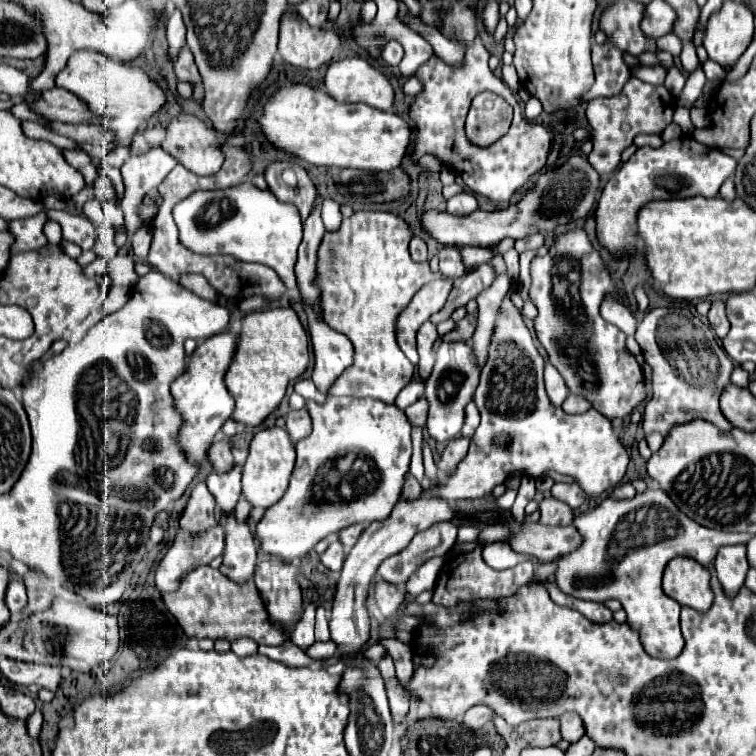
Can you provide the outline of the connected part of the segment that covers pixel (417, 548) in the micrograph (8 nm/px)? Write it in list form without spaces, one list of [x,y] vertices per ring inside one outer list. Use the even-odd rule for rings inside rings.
[[[437,522],[431,528],[417,532],[403,552],[391,556],[381,564],[377,574],[389,584],[403,584],[427,560],[435,556],[445,556],[455,542],[457,526],[453,522]]]

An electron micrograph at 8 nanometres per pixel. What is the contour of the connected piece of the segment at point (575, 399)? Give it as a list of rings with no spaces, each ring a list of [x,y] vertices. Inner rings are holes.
[[[569,394],[561,406],[567,414],[577,414],[577,412],[587,412],[591,408],[591,404],[583,398],[583,396],[577,396],[577,394]]]

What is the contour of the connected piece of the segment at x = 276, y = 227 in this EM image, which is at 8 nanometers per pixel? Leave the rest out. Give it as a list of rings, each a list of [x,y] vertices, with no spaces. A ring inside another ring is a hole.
[[[251,182],[225,190],[199,190],[181,200],[173,210],[181,242],[197,254],[233,254],[243,262],[259,262],[273,268],[289,290],[299,294],[295,278],[297,248],[303,228],[299,210],[293,204],[281,202],[271,190],[259,190]]]

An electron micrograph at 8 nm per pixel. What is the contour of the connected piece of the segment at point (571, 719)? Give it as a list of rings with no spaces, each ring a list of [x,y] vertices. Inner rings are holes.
[[[565,712],[561,716],[561,734],[563,734],[563,740],[577,742],[585,734],[583,726],[581,716],[577,716],[575,712]]]

